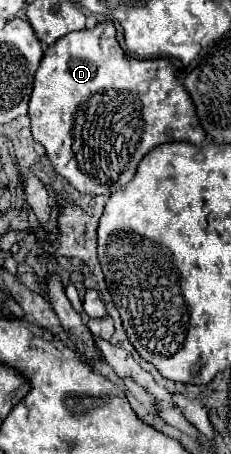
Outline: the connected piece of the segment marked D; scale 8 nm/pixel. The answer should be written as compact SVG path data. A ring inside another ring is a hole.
M109 18L93 30L71 32L45 50L35 72L29 120L33 138L45 146L55 172L85 194L109 194L131 182L141 158L159 144L179 140L199 146L205 140L195 104L177 80L171 60L139 60L127 56L117 42L117 30Z

